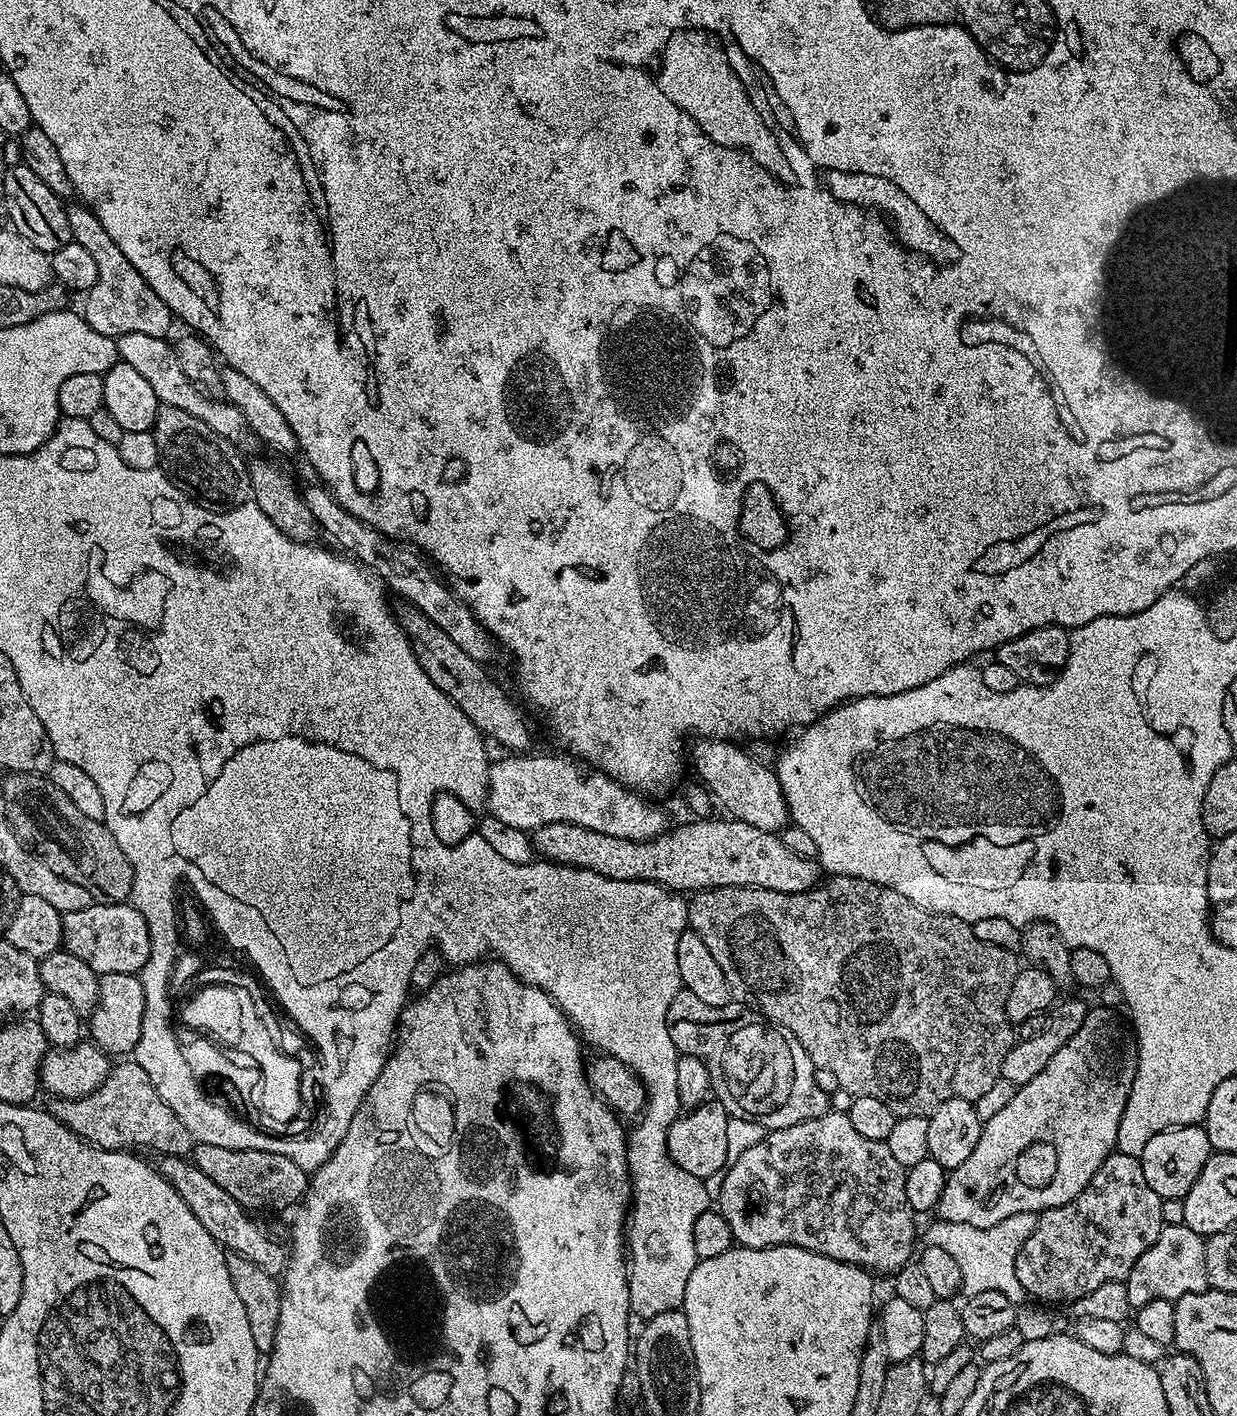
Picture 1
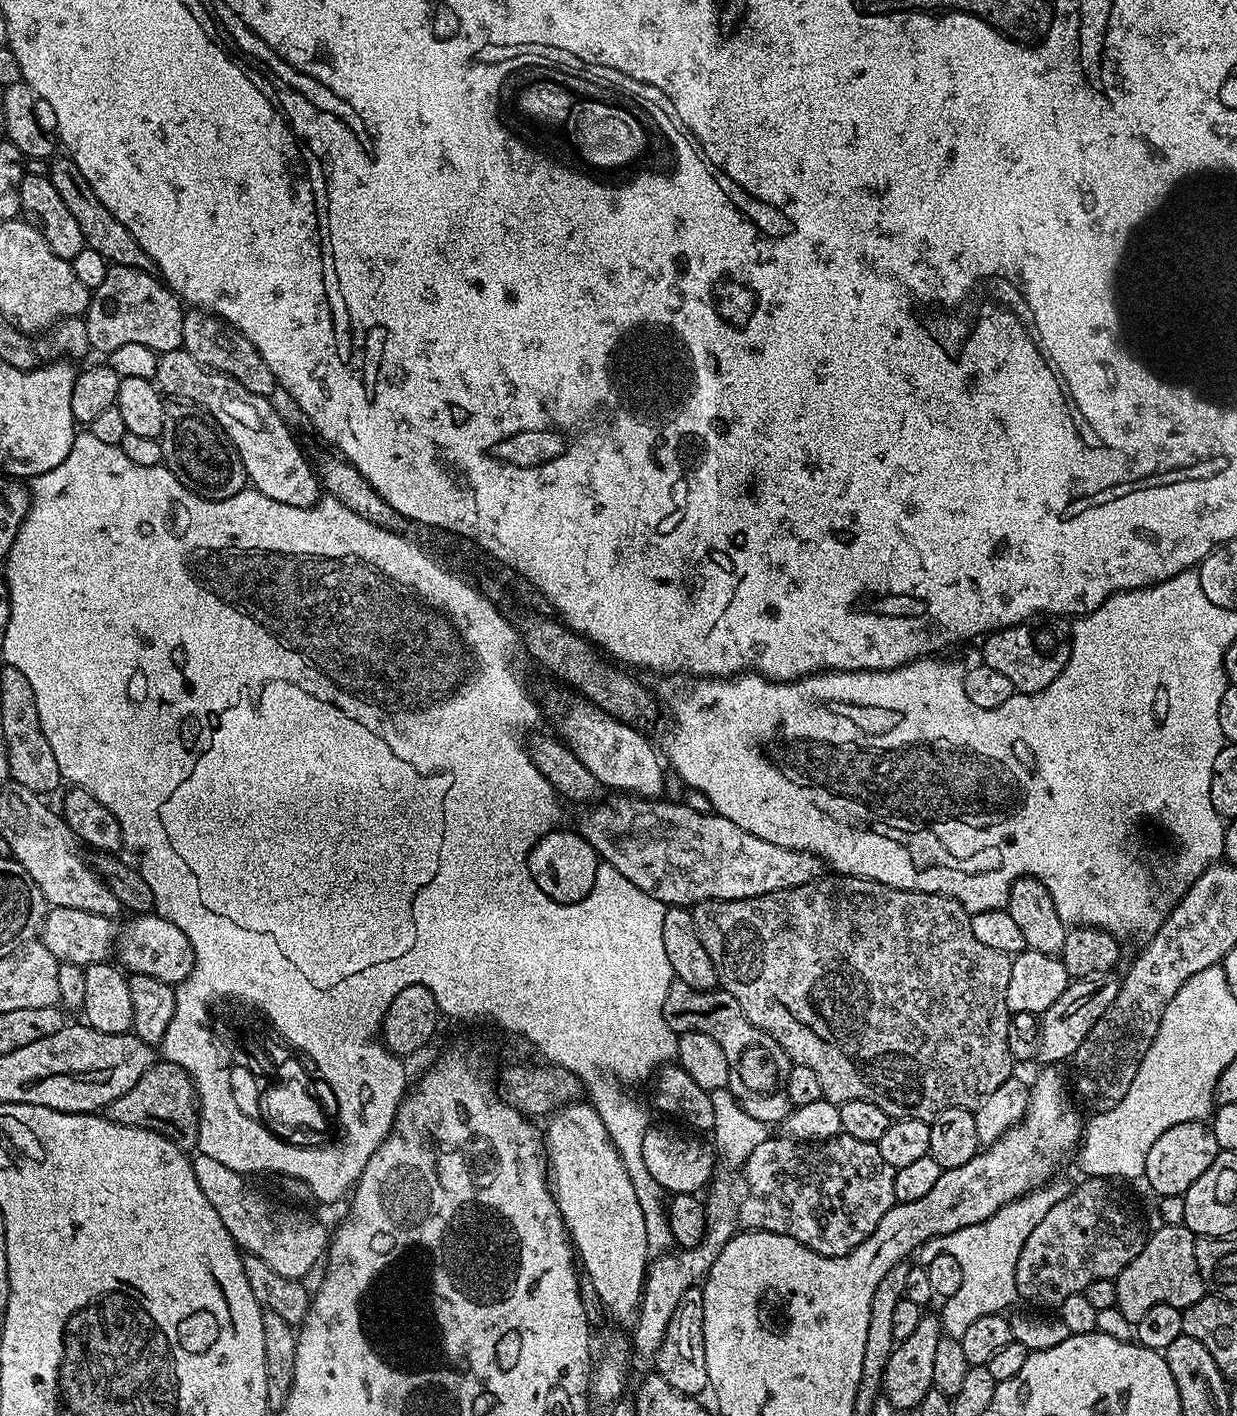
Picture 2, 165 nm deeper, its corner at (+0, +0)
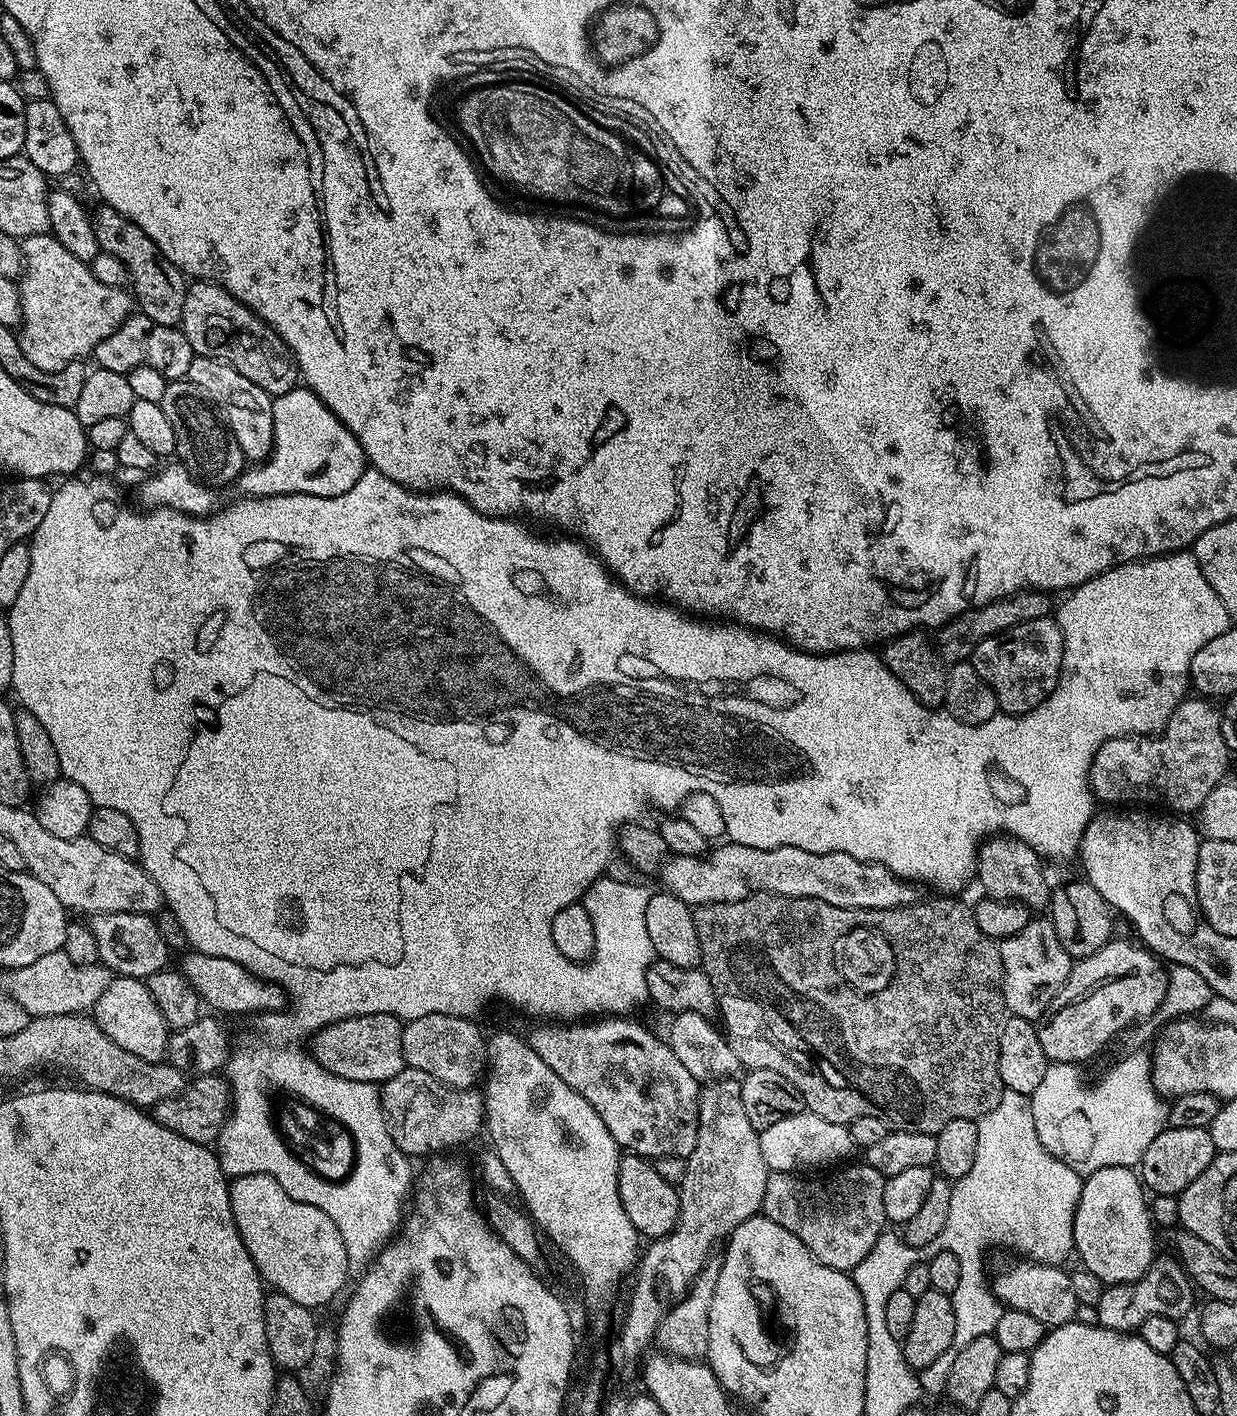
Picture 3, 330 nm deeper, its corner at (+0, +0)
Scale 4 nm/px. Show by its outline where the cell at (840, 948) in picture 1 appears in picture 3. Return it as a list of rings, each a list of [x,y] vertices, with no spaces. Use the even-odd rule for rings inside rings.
[[[756,892],[734,902],[699,905],[694,911],[694,930],[698,930],[700,947],[699,967],[704,969],[716,995],[718,1016],[724,1019],[722,1031],[730,1050],[734,1050],[745,1069],[774,1070],[774,1074],[782,1074],[782,1078],[794,1082],[798,1094],[804,1099],[805,1109],[818,1114],[818,1118],[826,1118],[826,1122],[846,1126],[854,1122],[854,1118],[871,1114],[885,1120],[889,1129],[901,1128],[935,1136],[946,1122],[954,1122],[954,1118],[977,1121],[994,1110],[1006,1090],[998,1074],[1000,1028],[1006,1019],[1002,954],[999,943],[978,930],[972,908],[956,899],[960,898],[952,894],[936,894],[933,900],[921,899],[901,908],[876,910],[843,908],[814,898]]]

